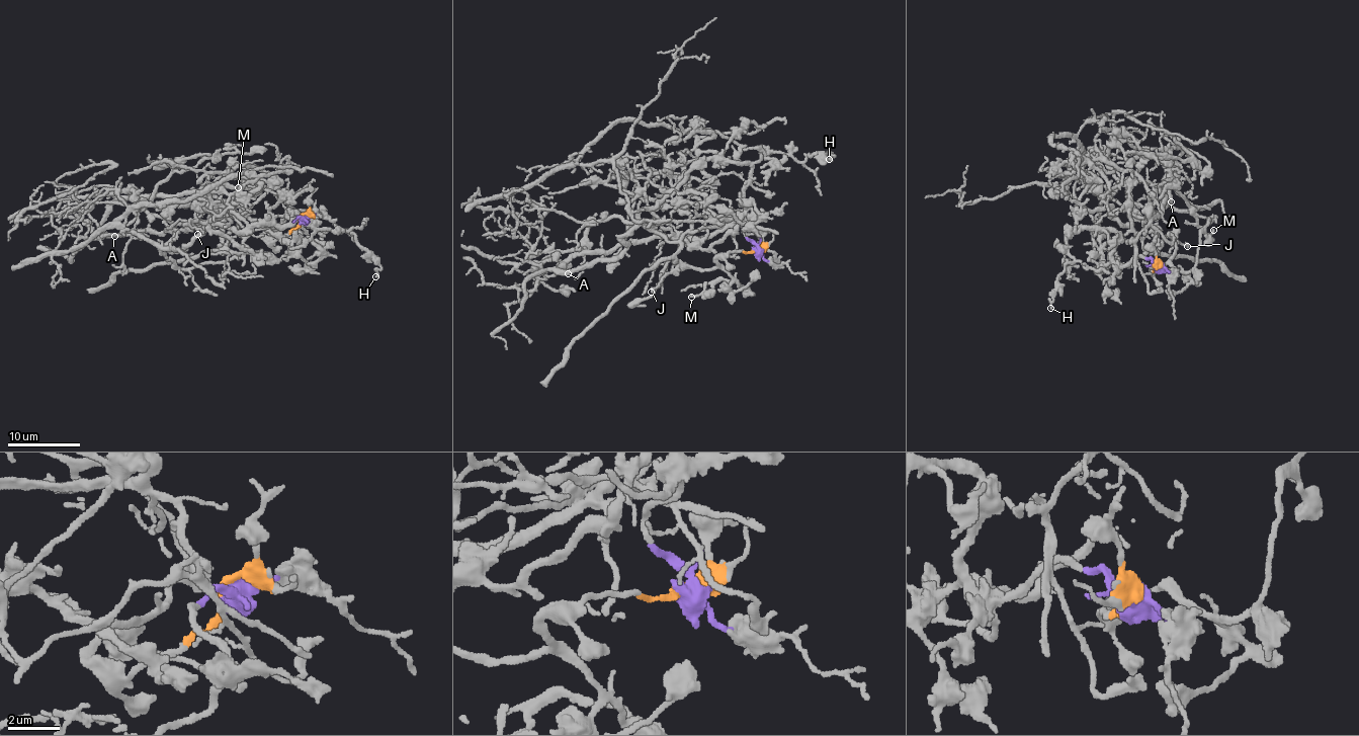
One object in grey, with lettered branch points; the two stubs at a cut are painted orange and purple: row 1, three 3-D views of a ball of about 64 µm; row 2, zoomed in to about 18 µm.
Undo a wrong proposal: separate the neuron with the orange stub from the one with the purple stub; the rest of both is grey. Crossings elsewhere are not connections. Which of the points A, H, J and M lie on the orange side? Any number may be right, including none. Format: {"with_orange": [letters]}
{"with_orange": ["J", "M"]}

